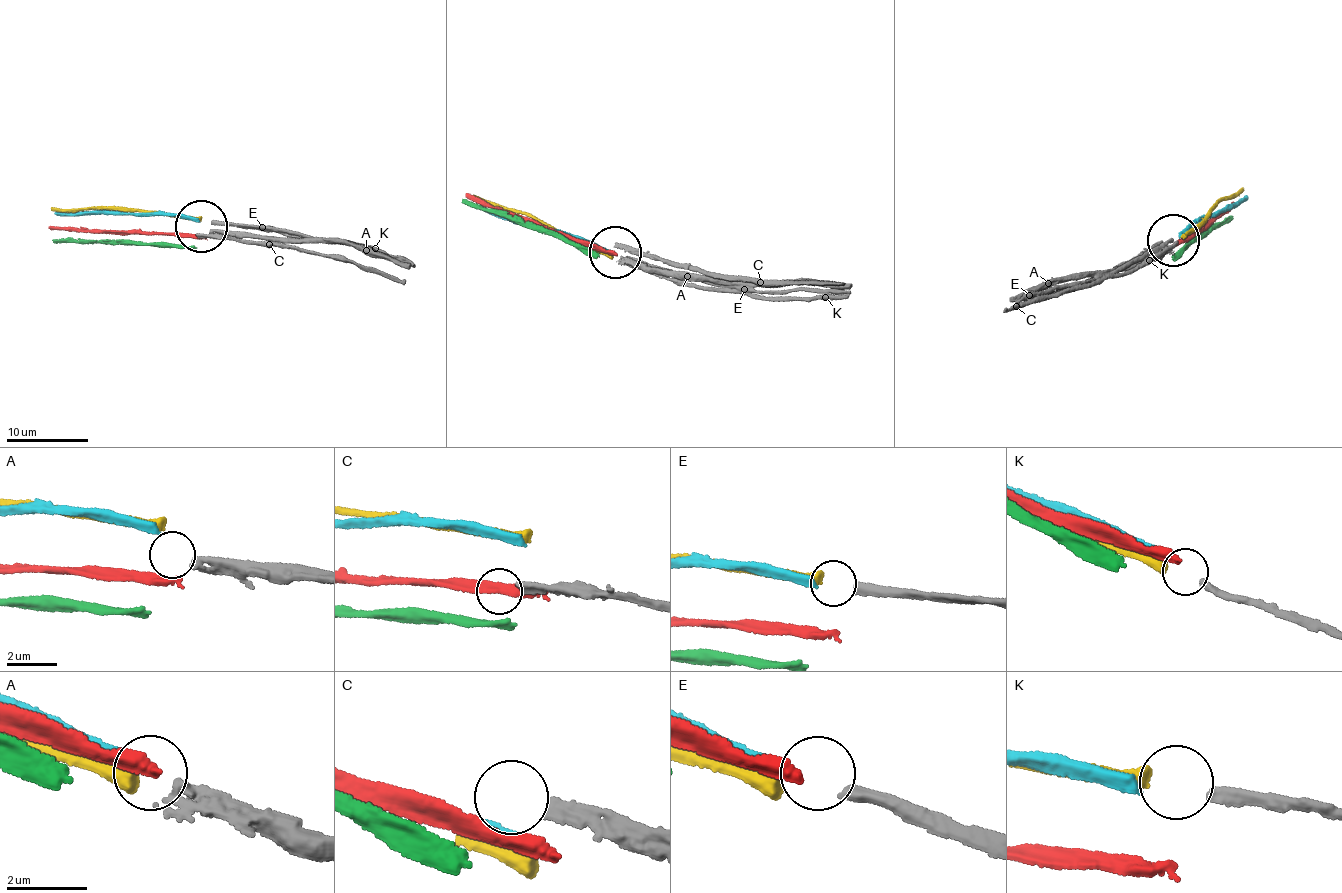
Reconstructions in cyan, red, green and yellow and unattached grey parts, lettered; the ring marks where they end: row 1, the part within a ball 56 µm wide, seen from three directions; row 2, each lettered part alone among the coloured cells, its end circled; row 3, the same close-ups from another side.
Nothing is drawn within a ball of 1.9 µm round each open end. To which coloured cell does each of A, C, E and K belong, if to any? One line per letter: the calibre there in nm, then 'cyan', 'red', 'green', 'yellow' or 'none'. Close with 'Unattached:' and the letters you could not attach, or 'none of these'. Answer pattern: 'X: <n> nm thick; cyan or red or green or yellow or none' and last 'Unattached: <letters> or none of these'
A: 300 nm thick; none
C: 320 nm thick; none
E: 360 nm thick; cyan
K: 320 nm thick; yellow
Unattached: A, C

